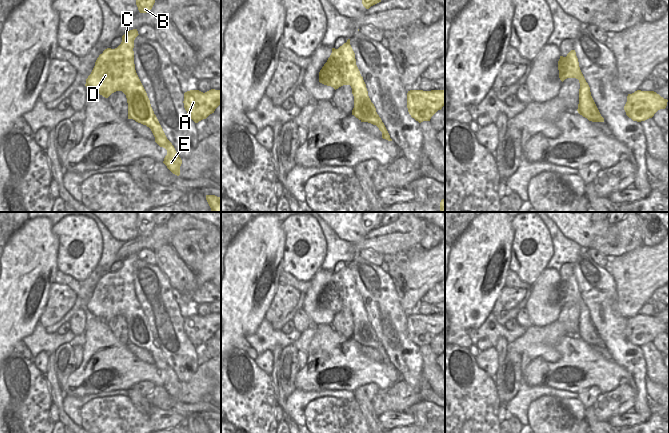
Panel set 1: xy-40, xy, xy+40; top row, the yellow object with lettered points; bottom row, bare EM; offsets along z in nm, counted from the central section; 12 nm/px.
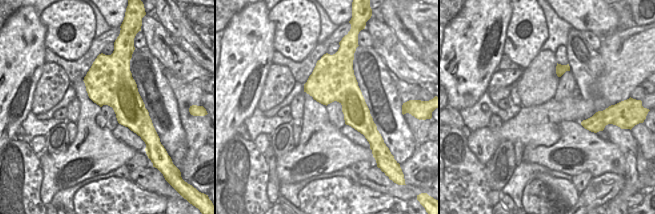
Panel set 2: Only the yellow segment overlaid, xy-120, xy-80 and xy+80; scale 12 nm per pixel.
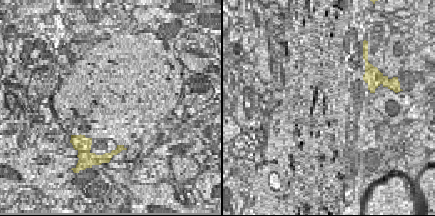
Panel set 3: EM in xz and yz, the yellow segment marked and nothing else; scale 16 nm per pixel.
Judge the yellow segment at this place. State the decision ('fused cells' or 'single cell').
fused cells

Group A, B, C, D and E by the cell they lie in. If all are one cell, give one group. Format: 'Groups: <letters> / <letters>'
Groups: A / B C D E.

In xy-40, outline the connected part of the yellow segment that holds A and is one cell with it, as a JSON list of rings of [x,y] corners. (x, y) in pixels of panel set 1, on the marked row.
[[[211,89],[205,93],[190,90],[184,93],[184,108],[191,119],[198,123],[206,119],[221,105],[221,90]]]

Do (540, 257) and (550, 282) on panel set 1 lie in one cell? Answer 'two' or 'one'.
two

